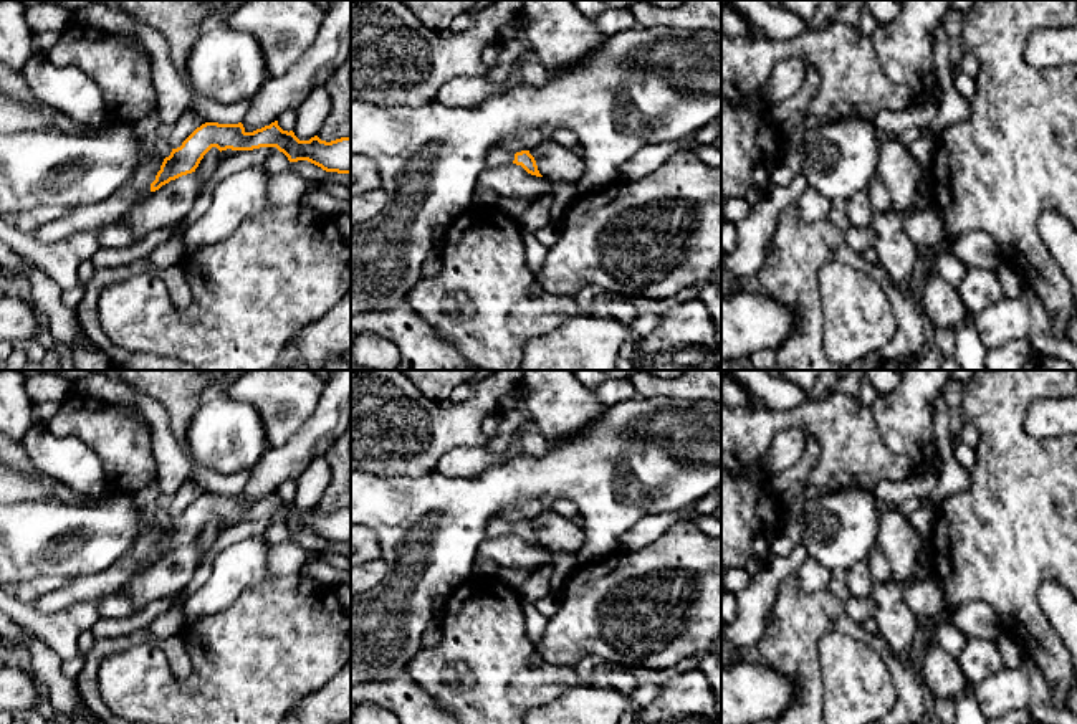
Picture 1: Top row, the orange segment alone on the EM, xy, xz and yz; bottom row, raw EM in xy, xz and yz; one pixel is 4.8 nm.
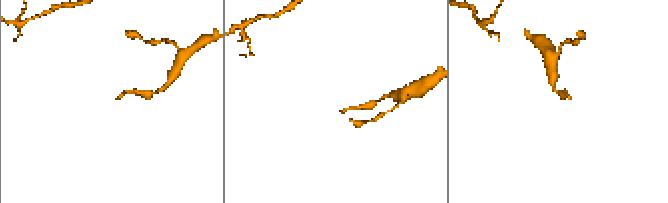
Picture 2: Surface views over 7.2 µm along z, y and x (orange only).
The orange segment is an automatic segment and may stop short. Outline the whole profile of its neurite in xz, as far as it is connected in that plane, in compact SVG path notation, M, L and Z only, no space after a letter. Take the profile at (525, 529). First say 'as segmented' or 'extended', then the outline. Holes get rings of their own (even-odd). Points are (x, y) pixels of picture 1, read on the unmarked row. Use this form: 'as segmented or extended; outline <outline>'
extended; outline M500 516L500 517L491 519L486 524L485 539L493 539L498 536L506 536L506 534L521 536L528 544L543 547L538 541L534 527L529 524L529 521L521 521L521 522L511 524Z

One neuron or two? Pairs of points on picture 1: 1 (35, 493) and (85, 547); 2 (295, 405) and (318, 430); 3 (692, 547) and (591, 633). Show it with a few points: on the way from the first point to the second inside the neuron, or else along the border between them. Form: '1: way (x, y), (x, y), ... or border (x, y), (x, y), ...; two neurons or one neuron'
1: border (78, 503), (28, 500), (17, 504); two neurons
2: border (328, 387), (321, 394), (313, 415), (282, 447); two neurons
3: way (660, 567), (629, 574), (596, 602); one neuron

